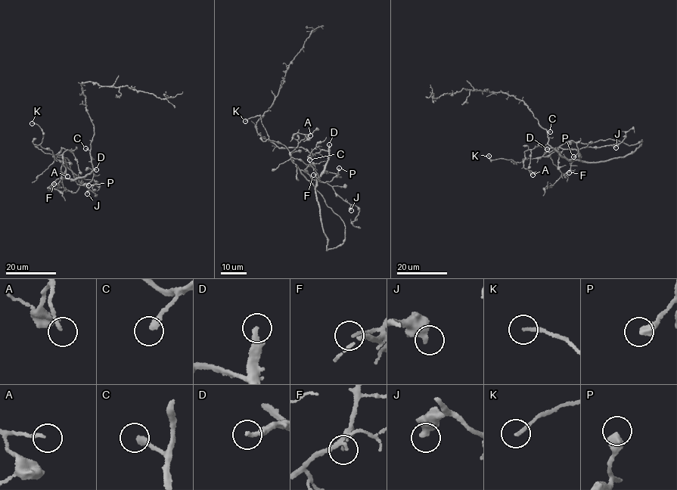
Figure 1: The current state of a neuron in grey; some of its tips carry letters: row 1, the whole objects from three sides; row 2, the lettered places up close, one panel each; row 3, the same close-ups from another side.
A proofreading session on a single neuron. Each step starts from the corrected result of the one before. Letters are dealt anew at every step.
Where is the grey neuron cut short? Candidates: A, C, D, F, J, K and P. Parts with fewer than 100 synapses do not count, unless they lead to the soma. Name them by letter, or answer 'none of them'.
D

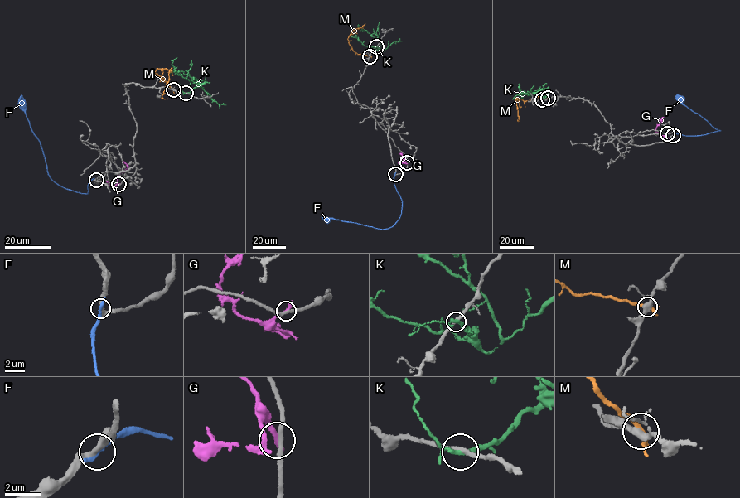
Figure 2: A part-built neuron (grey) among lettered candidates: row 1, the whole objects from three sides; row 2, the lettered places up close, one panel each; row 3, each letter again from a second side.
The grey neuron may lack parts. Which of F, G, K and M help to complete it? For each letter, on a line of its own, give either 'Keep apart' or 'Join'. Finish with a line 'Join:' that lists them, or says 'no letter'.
F: Join
G: Keep apart
K: Keep apart
M: Keep apart
Join: F

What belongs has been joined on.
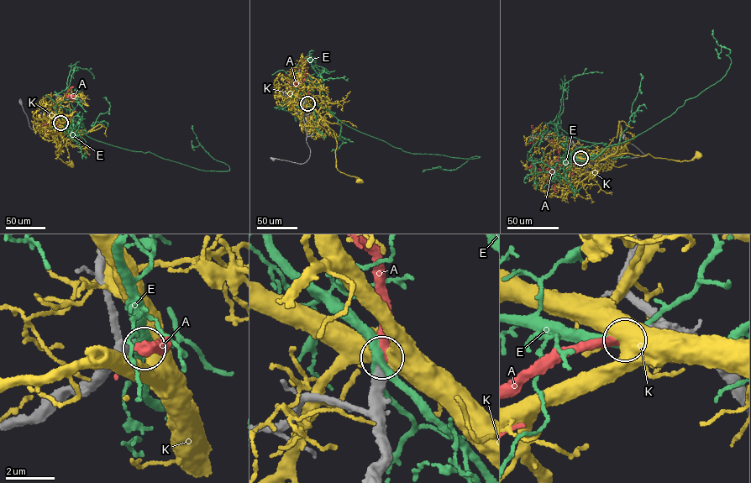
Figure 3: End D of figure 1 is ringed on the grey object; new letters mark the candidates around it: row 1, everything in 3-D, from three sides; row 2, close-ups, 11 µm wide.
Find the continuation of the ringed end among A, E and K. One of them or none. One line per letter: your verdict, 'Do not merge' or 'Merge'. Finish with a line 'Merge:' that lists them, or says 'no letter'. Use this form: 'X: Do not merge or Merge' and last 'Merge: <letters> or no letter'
A: Merge
E: Do not merge
K: Do not merge
Merge: A

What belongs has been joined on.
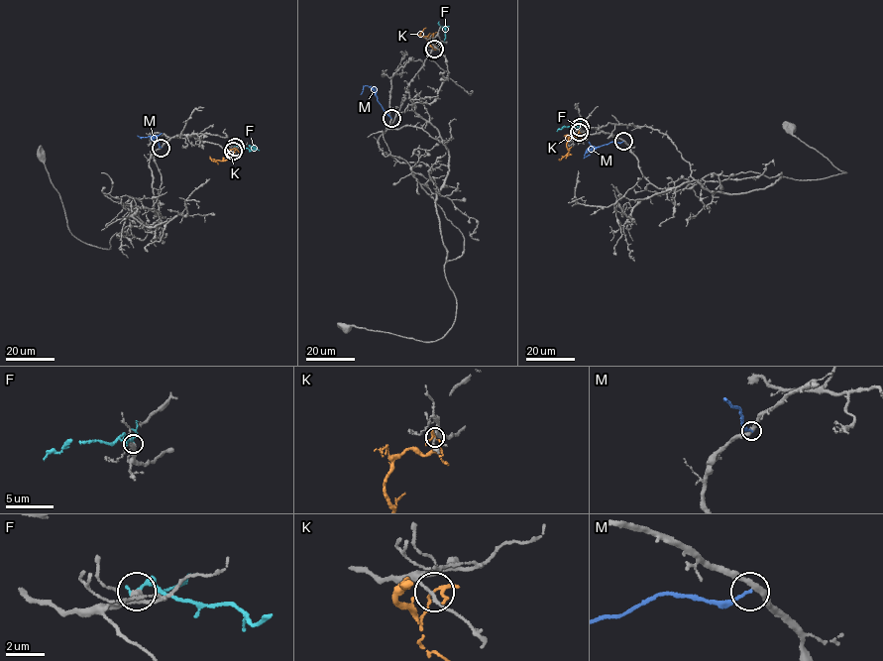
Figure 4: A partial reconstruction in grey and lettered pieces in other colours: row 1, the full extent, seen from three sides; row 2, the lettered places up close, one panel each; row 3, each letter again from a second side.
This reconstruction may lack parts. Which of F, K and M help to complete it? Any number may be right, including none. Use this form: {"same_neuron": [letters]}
{"same_neuron": []}

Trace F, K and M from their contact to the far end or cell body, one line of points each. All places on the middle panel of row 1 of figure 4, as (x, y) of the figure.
F: (433, 51), (445, 38), (444, 27), (439, 22)
K: (434, 49), (429, 39), (433, 34), (420, 35), (425, 27)
M: (390, 118), (371, 87), (365, 86), (361, 94)

